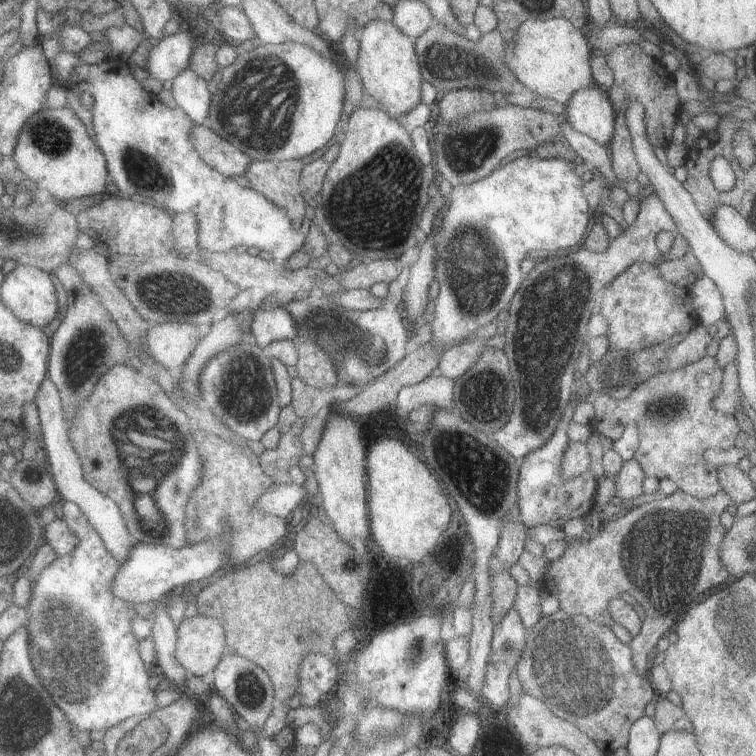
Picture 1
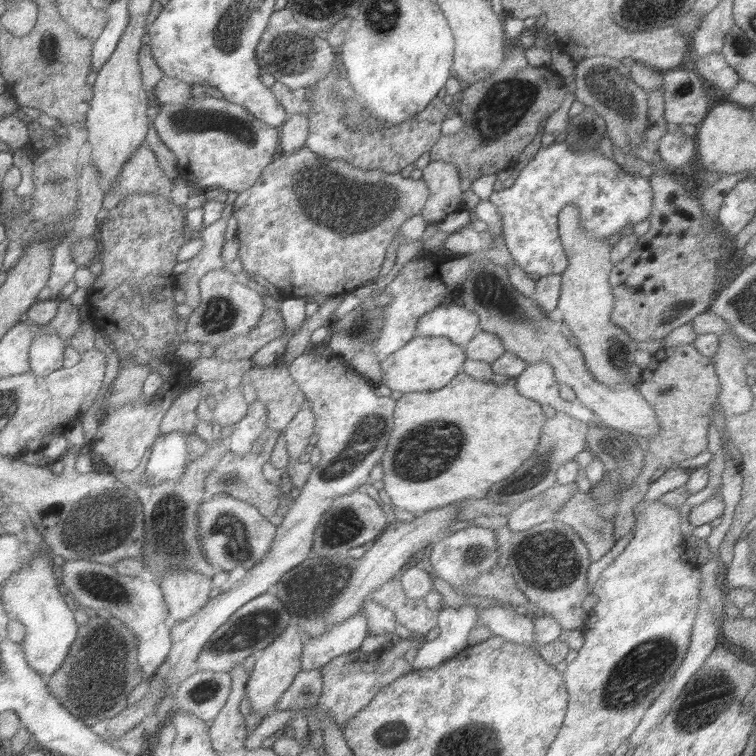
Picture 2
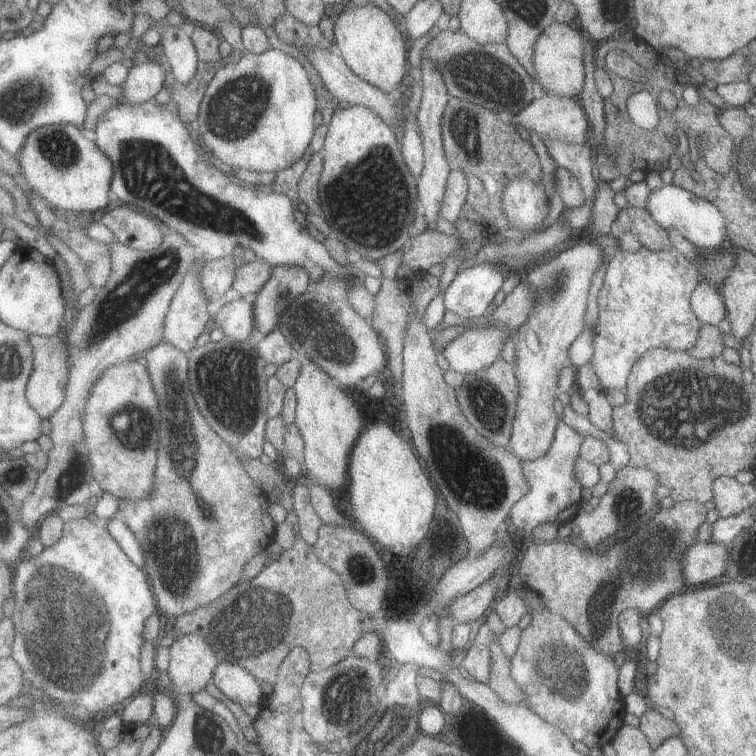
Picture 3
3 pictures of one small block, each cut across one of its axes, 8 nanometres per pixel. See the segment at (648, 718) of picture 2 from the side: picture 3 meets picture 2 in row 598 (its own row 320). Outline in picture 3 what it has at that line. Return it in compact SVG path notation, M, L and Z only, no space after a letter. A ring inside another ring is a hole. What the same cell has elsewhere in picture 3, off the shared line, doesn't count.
M701 280L697 284L697 288L693 290L691 308L693 308L693 314L701 320L701 324L717 326L727 316L725 300L723 300L719 288L707 284L705 280Z

